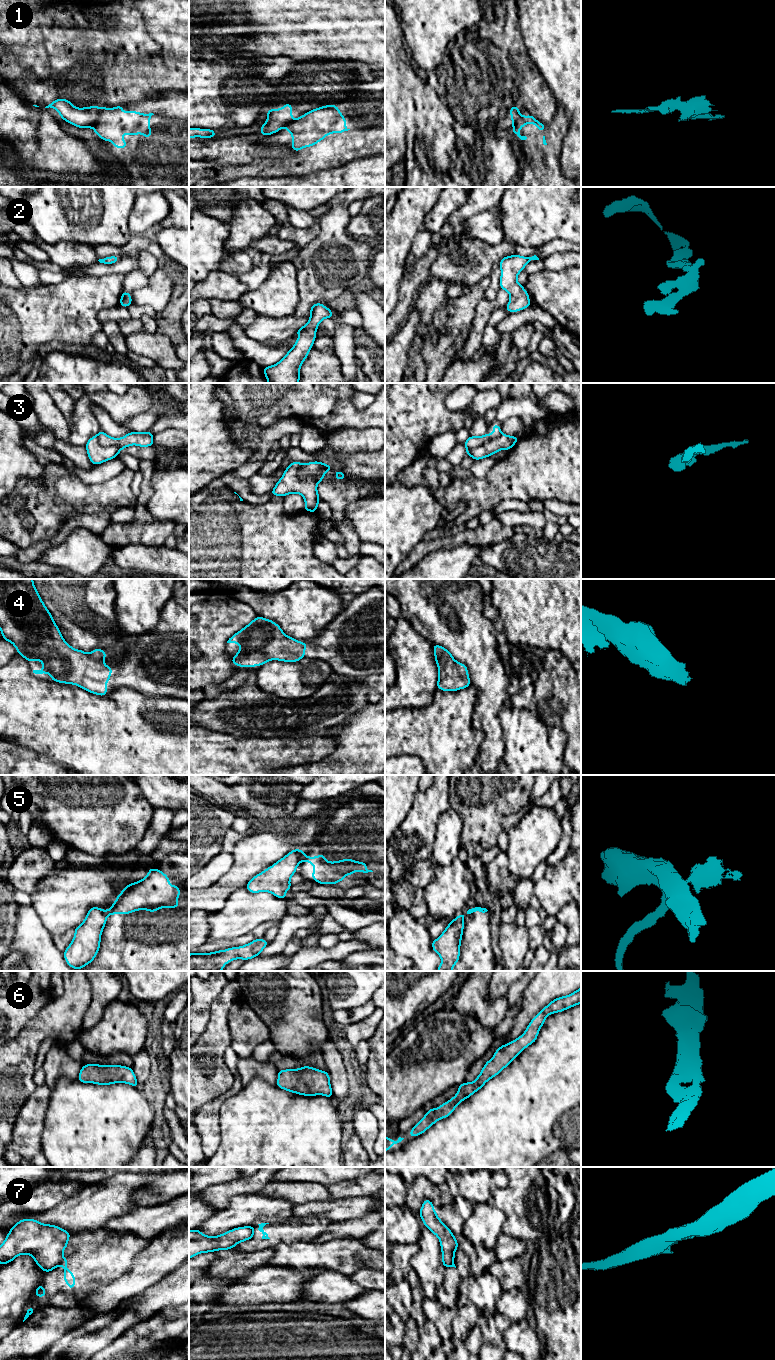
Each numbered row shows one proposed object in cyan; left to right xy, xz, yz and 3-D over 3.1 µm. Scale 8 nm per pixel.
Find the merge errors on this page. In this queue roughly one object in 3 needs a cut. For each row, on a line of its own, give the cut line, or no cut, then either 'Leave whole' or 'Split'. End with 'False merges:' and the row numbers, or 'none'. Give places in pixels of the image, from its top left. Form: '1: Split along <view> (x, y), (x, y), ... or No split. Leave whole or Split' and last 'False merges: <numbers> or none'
1: Split along xy (101, 108), (98, 119), (91, 127). Split
2: No split. Leave whole
3: Split along yz (500, 434), (480, 445), (467, 449). Split
4: No split. Leave whole
5: Split along xy (106, 911), (107, 914). Split
6: No split. Leave whole
7: Split along xy (63, 1257), (55, 1267). Split
False merges: 1, 3, 5, 7

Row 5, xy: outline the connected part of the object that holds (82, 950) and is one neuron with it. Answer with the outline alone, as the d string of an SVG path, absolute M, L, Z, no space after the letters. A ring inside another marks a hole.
M91 907L88 910L83 923L74 929L73 940L63 952L70 967L79 970L95 959L106 922L107 911L99 907Z

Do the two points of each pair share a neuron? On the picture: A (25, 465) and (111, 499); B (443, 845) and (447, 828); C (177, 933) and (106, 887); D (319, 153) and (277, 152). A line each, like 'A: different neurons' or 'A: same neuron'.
A: different neurons
B: same neuron
C: different neurons
D: different neurons

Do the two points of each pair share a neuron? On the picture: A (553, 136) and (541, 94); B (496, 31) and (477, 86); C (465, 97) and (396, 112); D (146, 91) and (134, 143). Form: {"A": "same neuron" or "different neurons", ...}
{"A": "different neurons", "B": "same neuron", "C": "different neurons", "D": "different neurons"}

